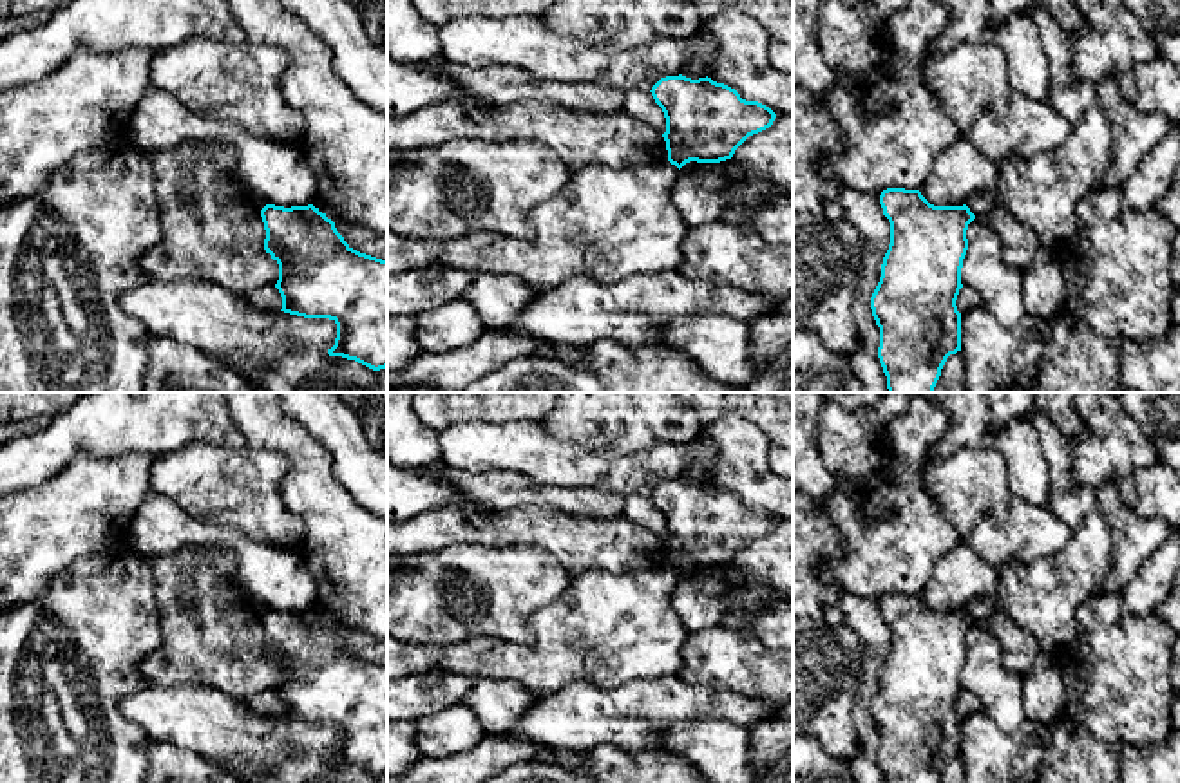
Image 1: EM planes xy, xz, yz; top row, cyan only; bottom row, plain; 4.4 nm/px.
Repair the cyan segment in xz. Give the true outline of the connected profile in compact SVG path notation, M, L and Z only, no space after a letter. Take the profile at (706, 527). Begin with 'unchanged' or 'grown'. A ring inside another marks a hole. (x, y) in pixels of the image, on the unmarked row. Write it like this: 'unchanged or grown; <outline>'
unchanged; M666 481L650 497L666 523L668 566L679 575L690 566L731 564L749 541L769 533L776 523L769 512L746 506L708 481Z

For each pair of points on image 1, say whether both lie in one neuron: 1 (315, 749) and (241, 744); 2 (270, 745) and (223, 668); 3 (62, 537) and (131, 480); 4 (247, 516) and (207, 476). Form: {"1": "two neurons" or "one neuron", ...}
{"1": "one neuron", "2": "two neurons", "3": "one neuron", "4": "one neuron"}

